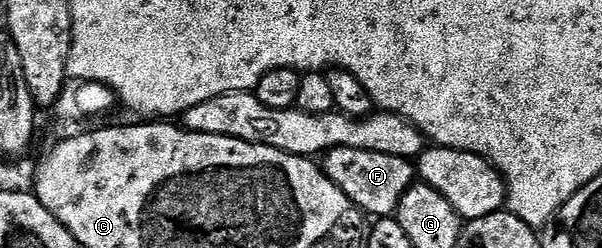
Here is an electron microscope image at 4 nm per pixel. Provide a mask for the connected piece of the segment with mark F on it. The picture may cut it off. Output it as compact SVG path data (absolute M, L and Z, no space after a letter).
M331 148L322 160L325 174L354 202L361 212L372 218L388 218L395 213L396 208L402 202L406 190L417 183L418 168L409 157L395 156L394 154L378 154L374 150L354 150L353 148Z

